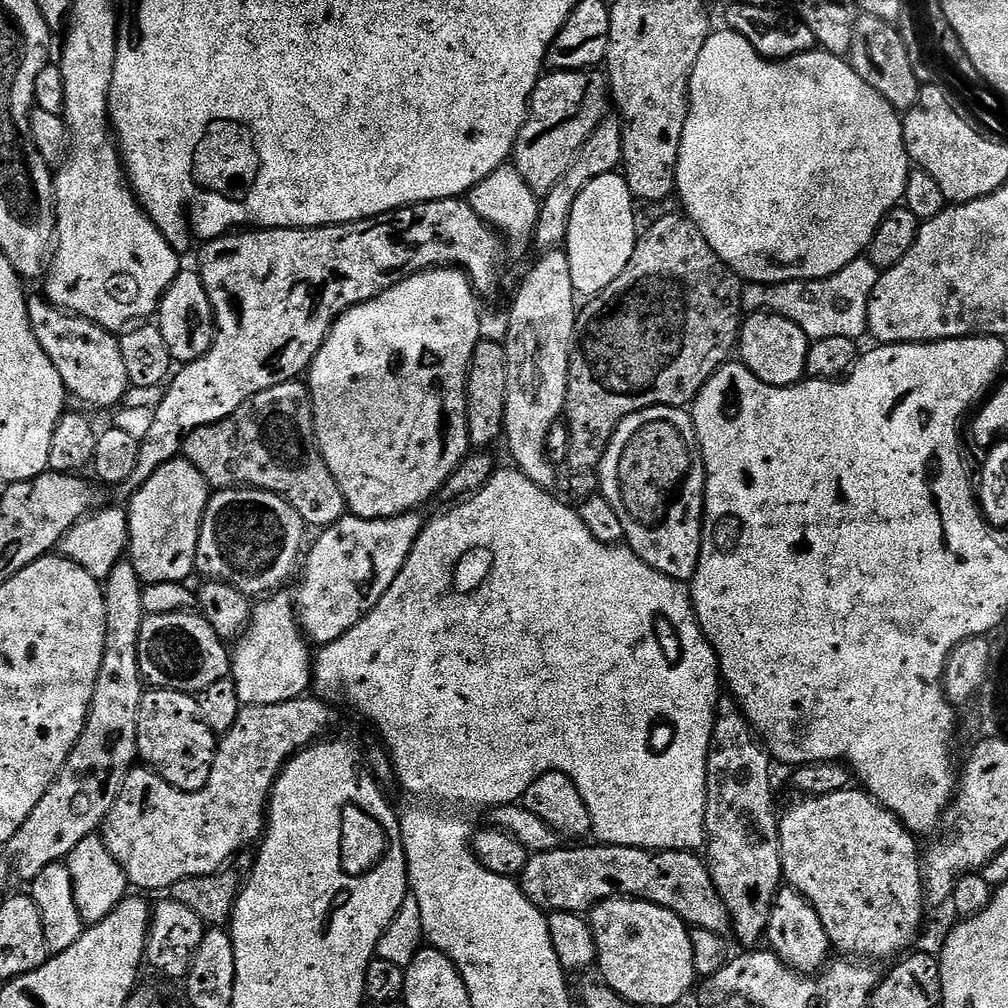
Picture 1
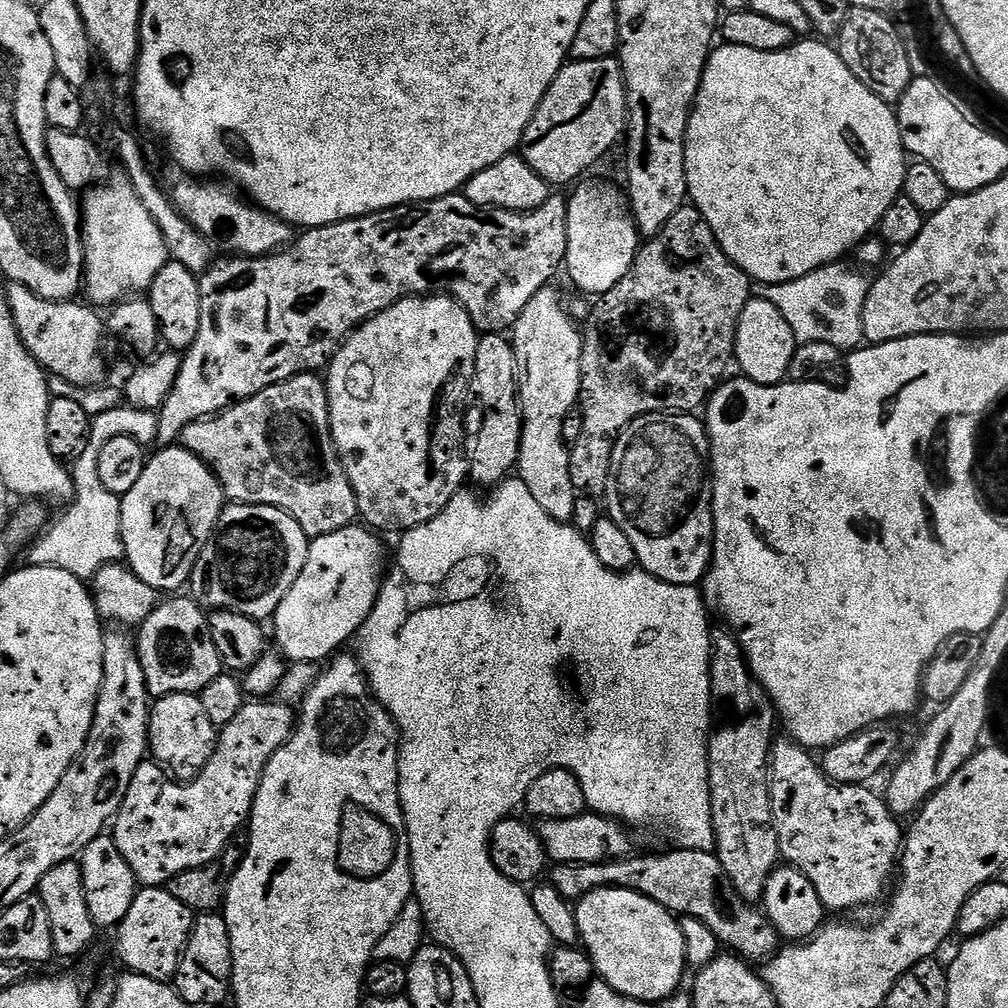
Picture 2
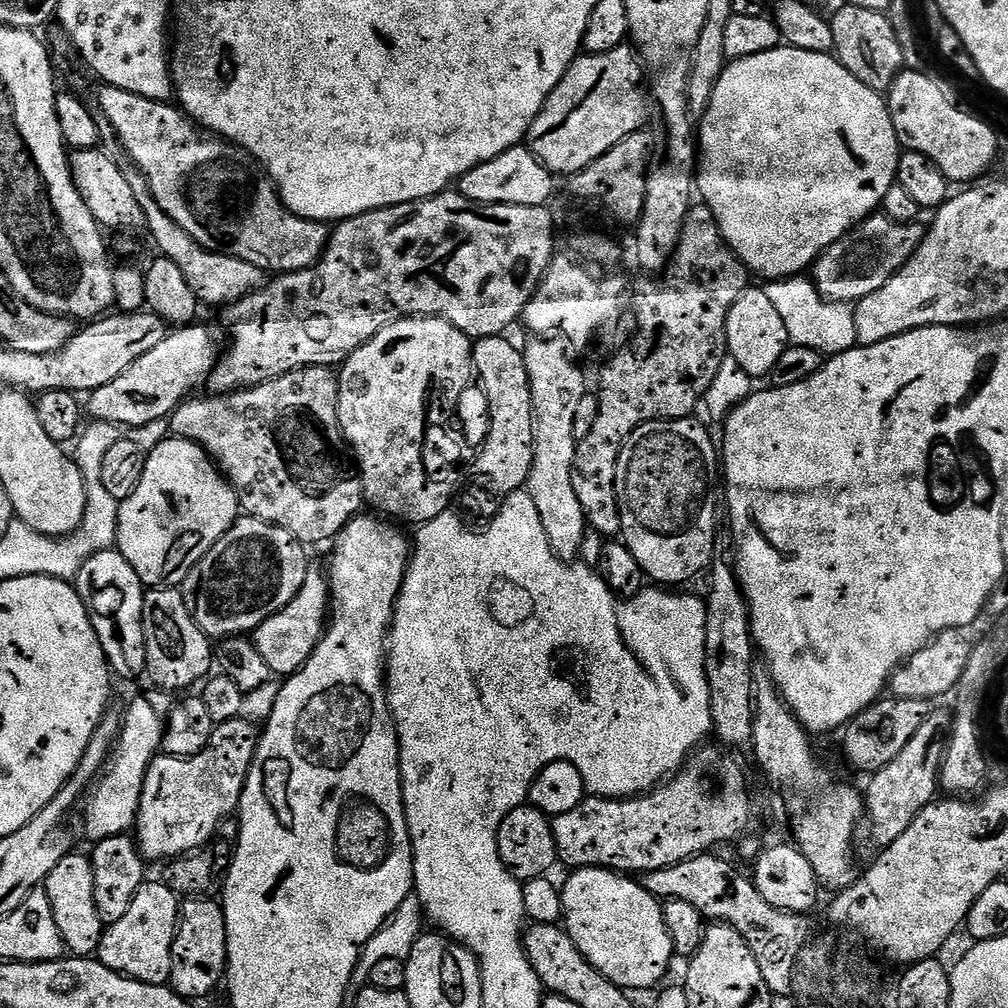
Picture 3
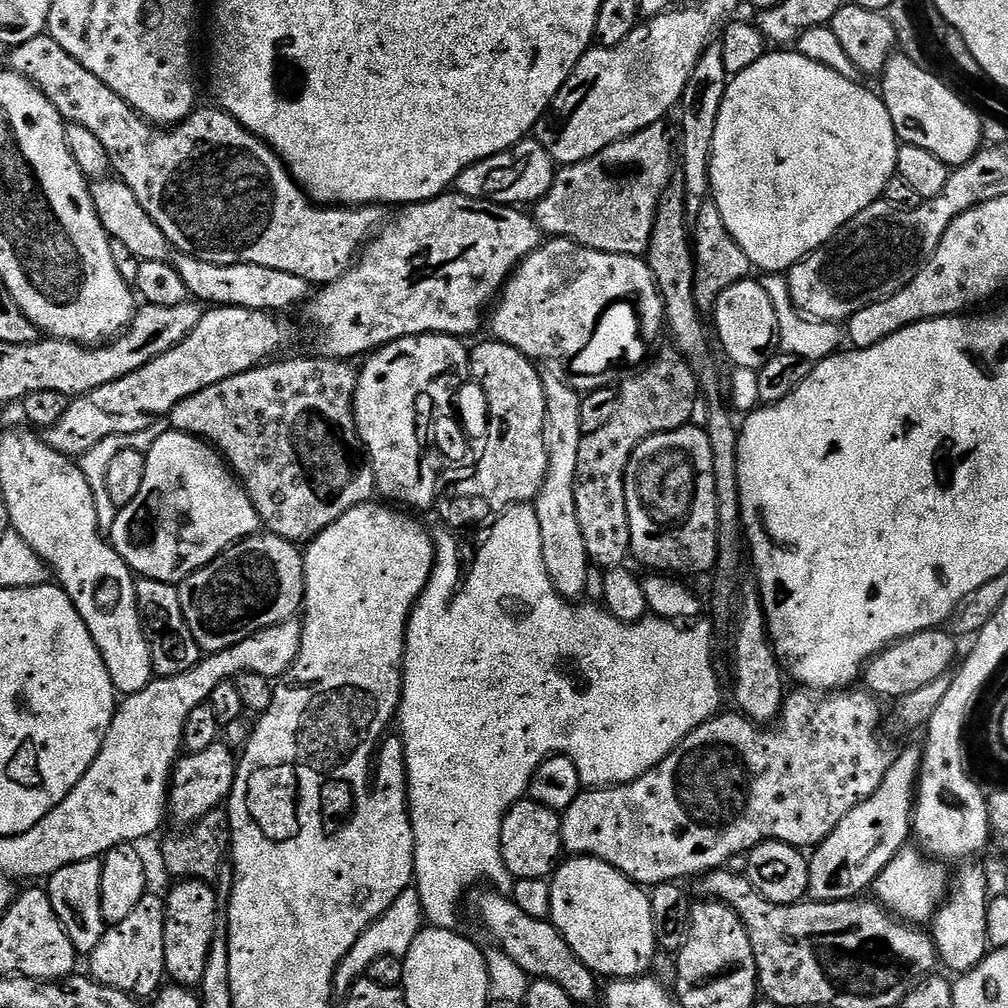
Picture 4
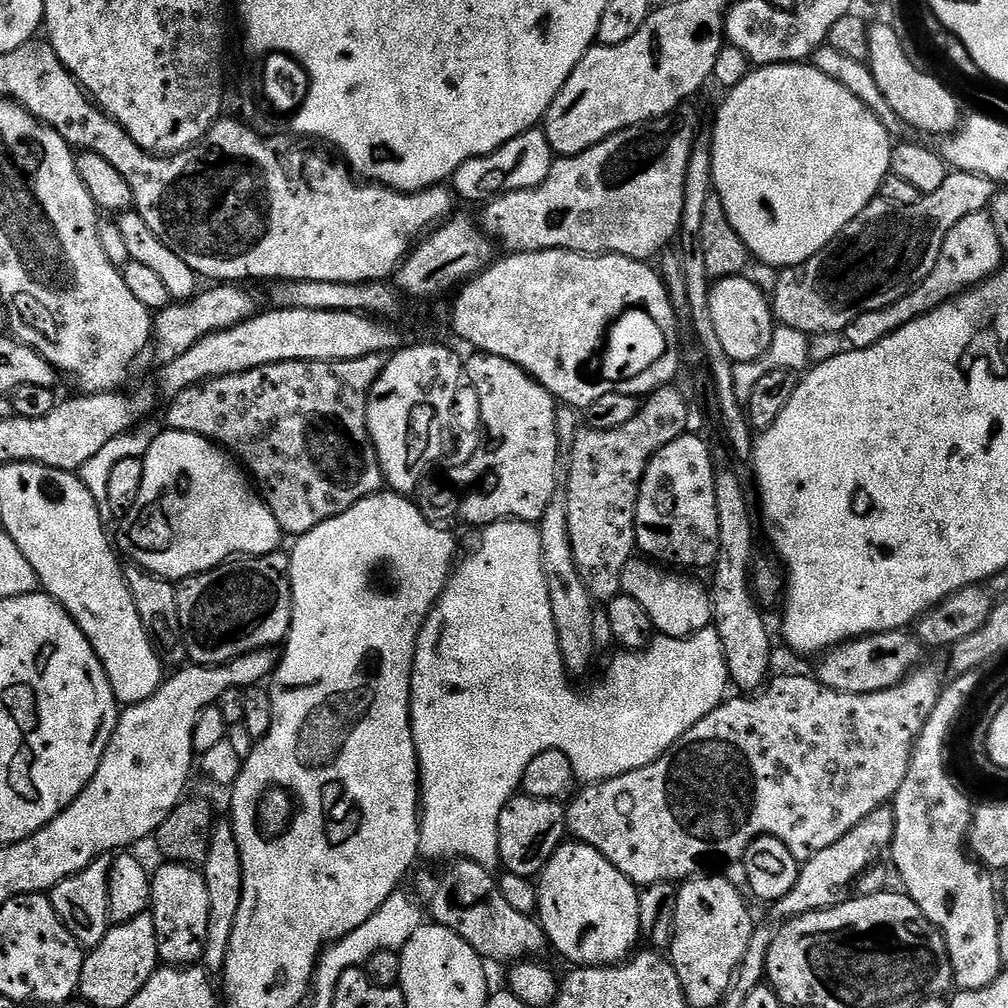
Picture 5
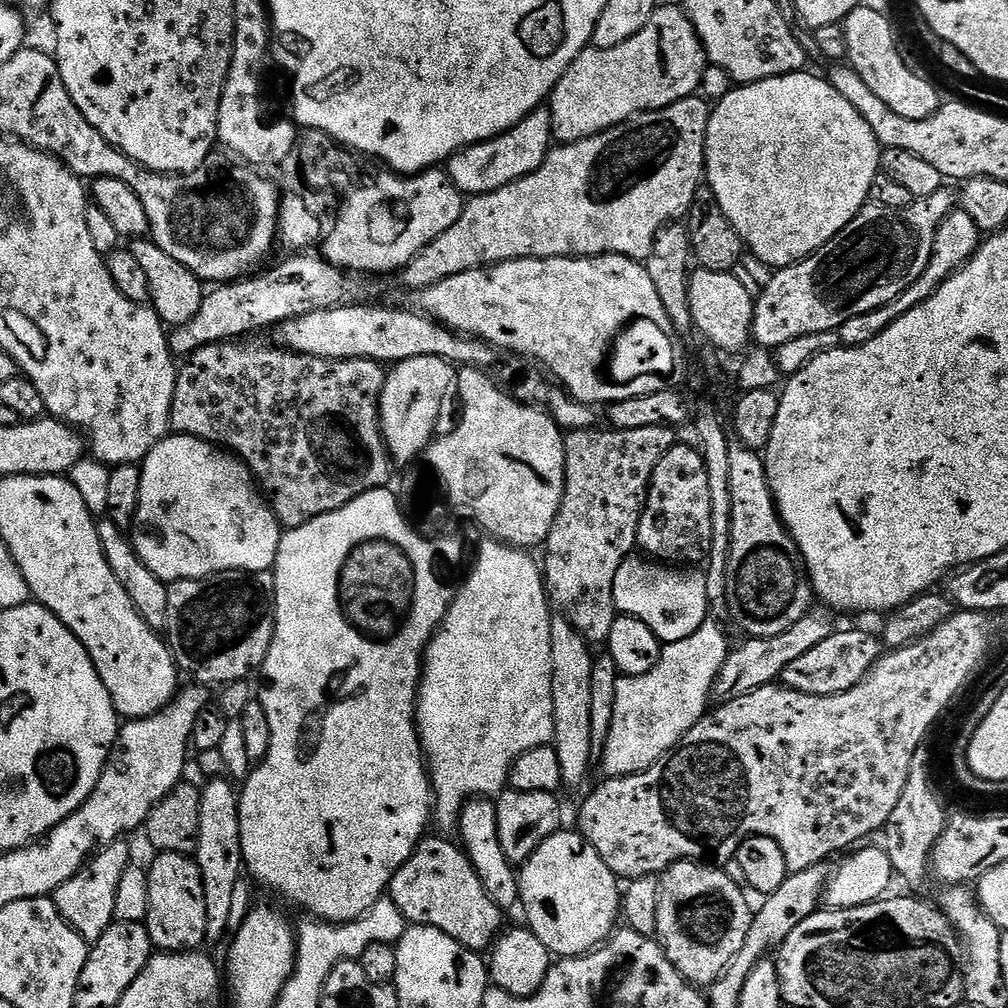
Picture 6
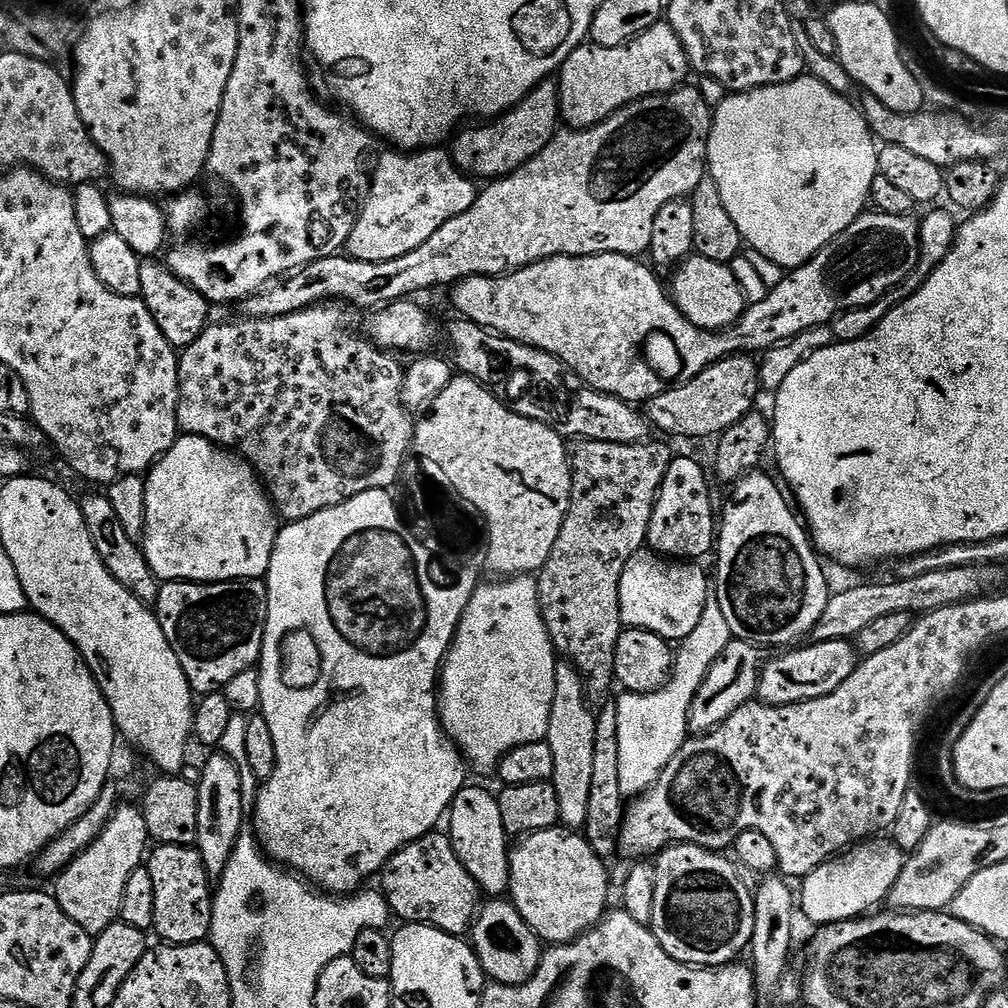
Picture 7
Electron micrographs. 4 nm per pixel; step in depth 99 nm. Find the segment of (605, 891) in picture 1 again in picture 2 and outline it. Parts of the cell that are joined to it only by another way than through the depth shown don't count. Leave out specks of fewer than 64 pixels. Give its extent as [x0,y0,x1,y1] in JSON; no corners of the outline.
[550,847,782,962]

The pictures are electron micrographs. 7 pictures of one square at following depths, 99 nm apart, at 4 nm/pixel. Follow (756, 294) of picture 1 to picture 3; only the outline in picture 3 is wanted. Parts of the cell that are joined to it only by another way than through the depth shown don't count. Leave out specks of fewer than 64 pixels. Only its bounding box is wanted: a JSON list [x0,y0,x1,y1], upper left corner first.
[763,275,857,358]

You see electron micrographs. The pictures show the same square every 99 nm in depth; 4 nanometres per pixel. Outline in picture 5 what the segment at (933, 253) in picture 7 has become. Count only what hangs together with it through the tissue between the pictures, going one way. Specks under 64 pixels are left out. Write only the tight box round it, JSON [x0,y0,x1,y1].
[846,212,1002,348]

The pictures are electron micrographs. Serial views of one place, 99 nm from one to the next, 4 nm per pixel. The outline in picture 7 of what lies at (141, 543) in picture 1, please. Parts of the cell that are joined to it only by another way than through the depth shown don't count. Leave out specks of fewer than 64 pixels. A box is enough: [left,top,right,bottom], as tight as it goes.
[142,434,278,584]

